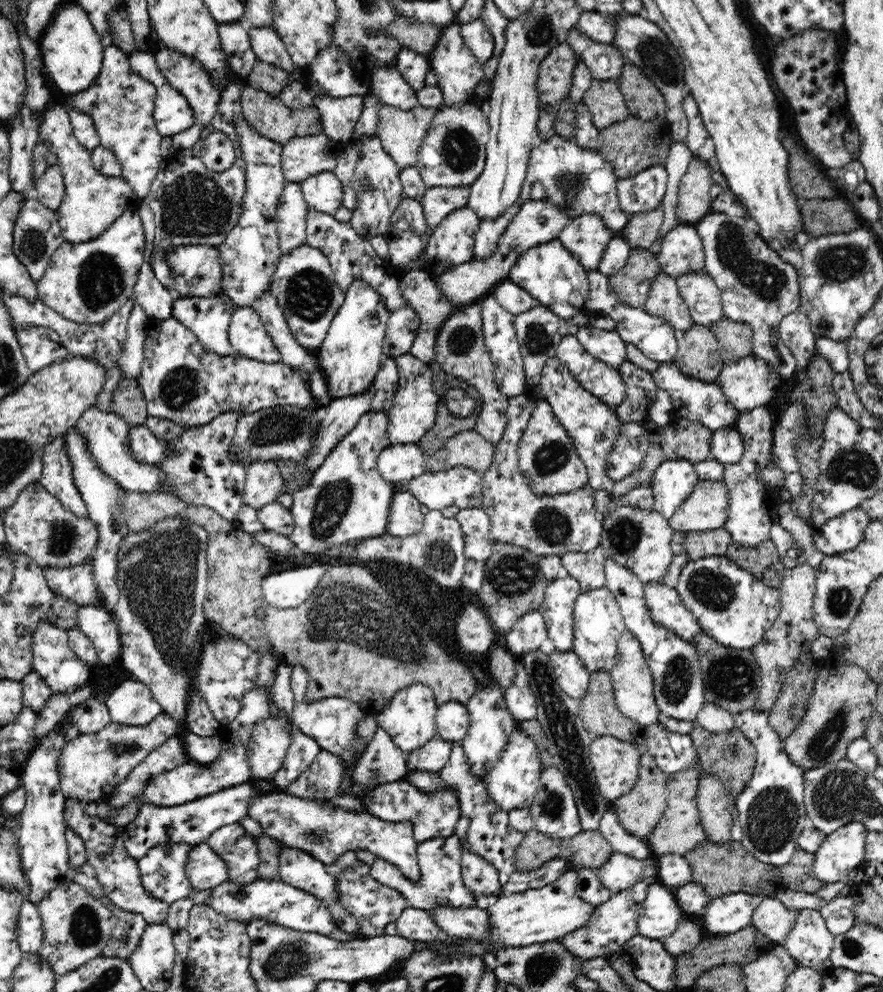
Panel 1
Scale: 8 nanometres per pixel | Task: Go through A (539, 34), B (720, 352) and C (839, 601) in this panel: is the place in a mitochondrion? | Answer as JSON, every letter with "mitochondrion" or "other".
{"A":"mitochondrion","B":"other","C":"mitochondrion"}

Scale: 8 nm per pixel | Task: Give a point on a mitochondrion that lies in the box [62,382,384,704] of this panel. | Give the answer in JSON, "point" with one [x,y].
{"point":[160,579]}

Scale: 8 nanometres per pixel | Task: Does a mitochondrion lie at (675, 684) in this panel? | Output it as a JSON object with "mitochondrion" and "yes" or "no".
{"mitochondrion":"yes"}

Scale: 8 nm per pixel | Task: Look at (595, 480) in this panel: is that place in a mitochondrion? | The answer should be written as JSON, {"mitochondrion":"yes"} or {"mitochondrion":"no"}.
{"mitochondrion":"no"}

